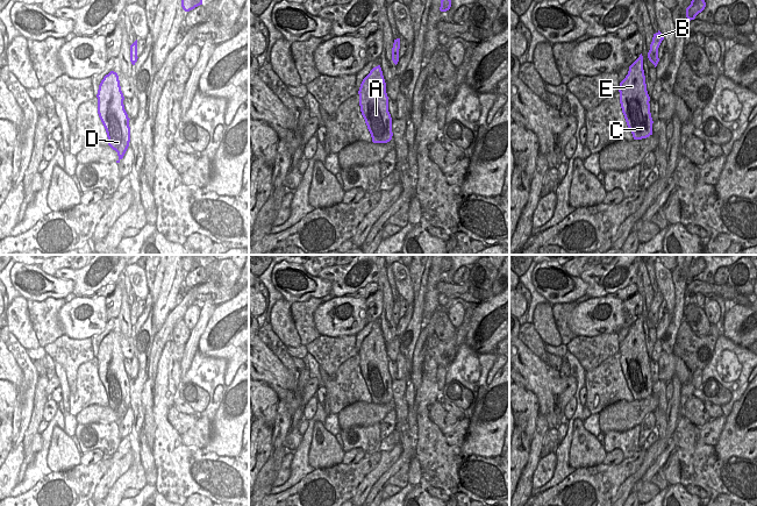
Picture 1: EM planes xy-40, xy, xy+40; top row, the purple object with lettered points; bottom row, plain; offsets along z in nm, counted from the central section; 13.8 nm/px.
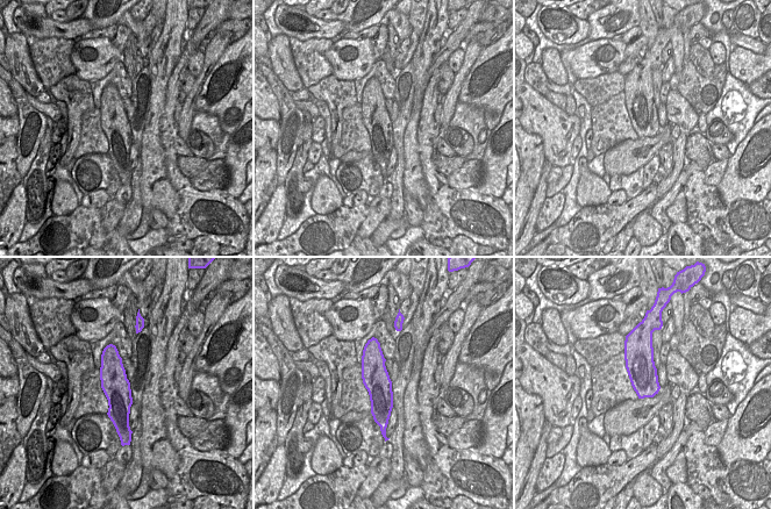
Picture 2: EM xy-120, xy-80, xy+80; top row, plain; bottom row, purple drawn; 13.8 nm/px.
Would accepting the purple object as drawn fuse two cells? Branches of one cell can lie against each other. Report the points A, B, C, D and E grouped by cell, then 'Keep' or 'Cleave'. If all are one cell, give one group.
Groups: A B C D E. Keep

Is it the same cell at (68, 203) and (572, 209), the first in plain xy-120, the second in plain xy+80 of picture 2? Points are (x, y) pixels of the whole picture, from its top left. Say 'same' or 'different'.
different

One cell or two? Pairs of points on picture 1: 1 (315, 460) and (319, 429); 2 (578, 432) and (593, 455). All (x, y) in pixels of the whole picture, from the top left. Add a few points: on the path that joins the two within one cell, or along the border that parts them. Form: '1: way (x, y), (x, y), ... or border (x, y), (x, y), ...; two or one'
1: way (319, 453), (319, 436); one
2: way (581, 437), (590, 449); one

